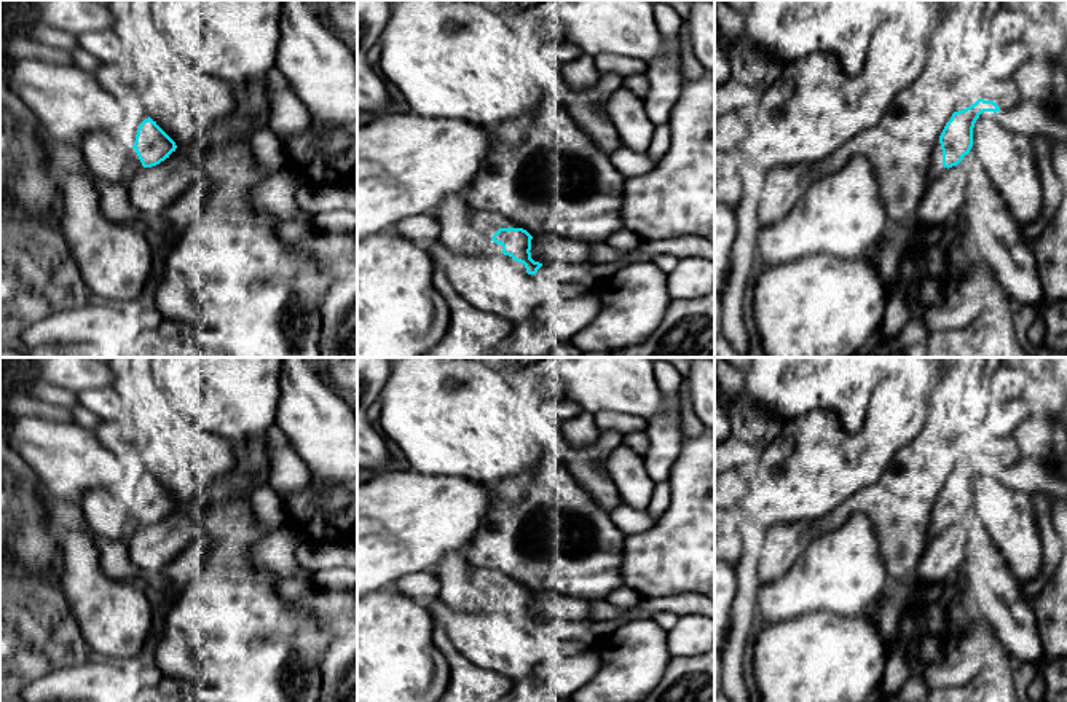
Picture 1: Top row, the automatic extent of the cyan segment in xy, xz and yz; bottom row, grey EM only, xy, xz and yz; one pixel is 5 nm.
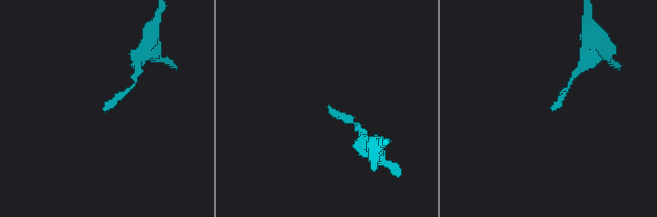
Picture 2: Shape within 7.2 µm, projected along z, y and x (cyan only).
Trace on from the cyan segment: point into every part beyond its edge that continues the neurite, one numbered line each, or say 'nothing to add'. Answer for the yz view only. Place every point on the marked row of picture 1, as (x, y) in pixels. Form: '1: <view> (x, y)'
1: yz (937, 169)

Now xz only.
1: xz (487, 222)

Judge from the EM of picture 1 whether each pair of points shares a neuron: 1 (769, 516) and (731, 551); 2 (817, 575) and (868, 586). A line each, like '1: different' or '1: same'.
1: different
2: same

